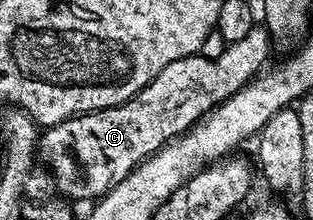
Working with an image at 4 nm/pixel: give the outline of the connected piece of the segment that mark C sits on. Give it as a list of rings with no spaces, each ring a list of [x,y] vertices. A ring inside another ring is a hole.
[[[256,28],[236,42],[228,42],[217,59],[206,59],[201,53],[191,54],[188,58],[173,60],[154,80],[141,92],[134,94],[130,100],[120,106],[110,106],[107,110],[95,110],[92,114],[76,114],[55,126],[46,127],[42,131],[37,147],[37,158],[49,171],[53,185],[62,197],[68,200],[75,198],[91,198],[98,200],[110,192],[129,176],[132,169],[142,164],[151,154],[155,154],[164,145],[186,133],[227,98],[233,97],[237,91],[250,82],[266,67],[267,53],[272,43],[266,29]],[[75,170],[83,177],[83,182],[75,182]]]

